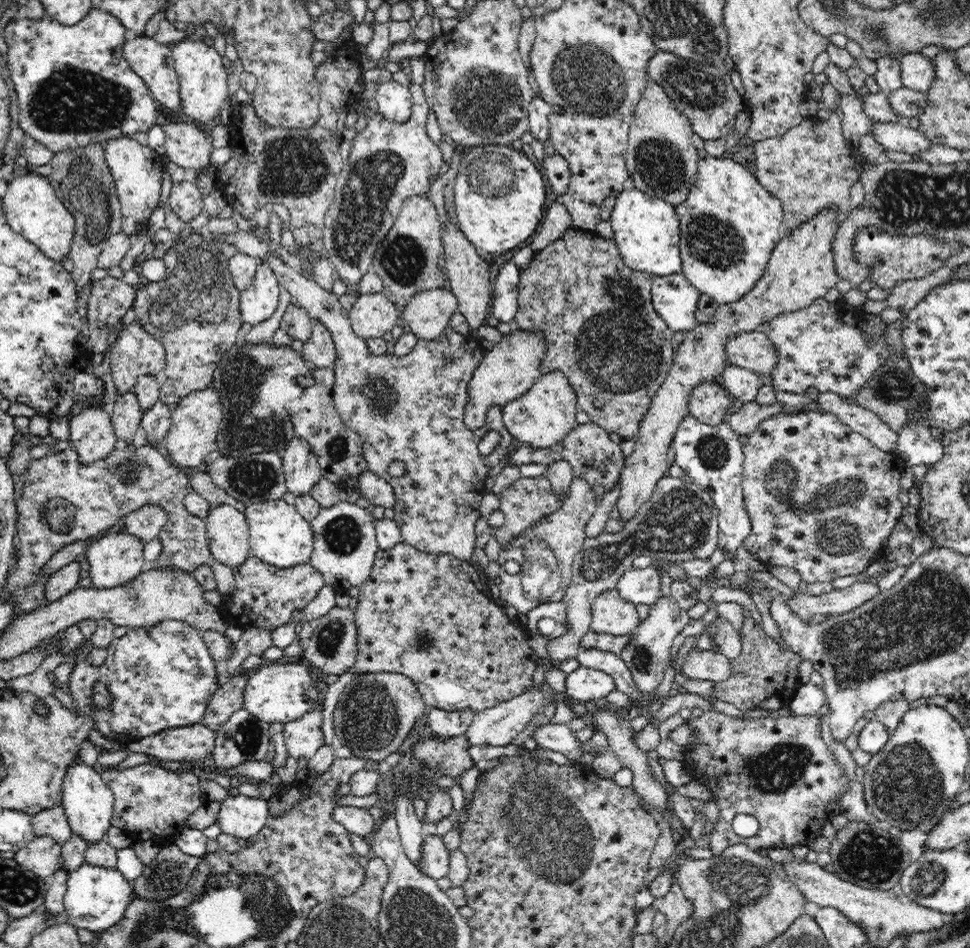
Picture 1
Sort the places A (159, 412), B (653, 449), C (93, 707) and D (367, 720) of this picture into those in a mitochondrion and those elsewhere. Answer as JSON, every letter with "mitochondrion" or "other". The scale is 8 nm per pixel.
{"A":"other","B":"other","C":"other","D":"mitochondrion"}

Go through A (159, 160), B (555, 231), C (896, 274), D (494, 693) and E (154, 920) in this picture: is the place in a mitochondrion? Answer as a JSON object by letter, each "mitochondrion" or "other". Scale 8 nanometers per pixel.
{"A":"other","B":"other","C":"other","D":"other","E":"mitochondrion"}

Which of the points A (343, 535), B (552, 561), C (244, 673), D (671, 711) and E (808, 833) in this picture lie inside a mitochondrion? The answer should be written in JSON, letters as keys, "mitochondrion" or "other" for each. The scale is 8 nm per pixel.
{"A":"mitochondrion","B":"mitochondrion","C":"other","D":"other","E":"other"}

